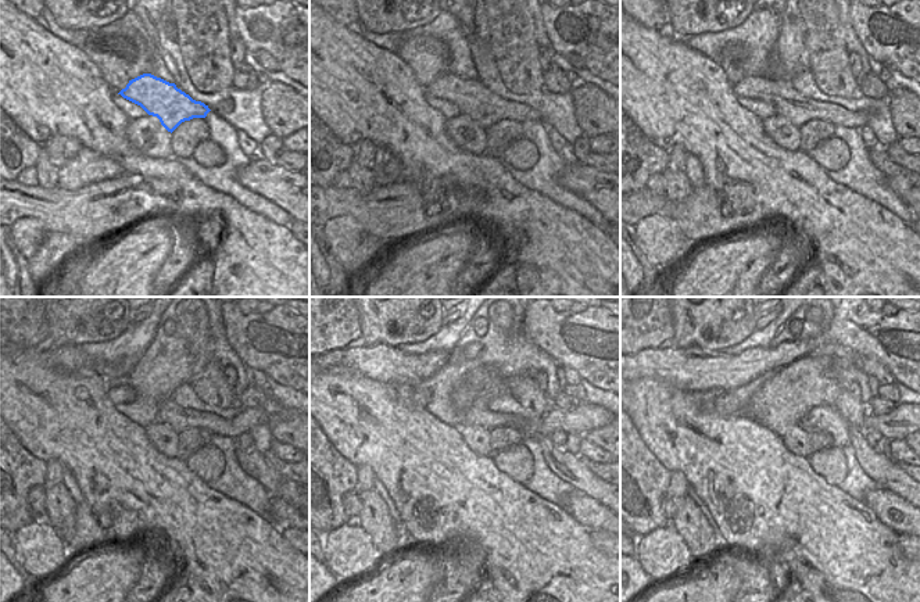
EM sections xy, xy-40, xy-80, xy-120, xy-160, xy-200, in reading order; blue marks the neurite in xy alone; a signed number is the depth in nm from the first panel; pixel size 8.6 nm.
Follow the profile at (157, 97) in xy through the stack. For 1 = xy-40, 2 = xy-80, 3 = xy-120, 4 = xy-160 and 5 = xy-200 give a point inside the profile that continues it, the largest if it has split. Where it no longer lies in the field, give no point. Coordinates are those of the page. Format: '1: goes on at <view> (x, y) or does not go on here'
1: goes on at xy-40 (471, 96)
2: goes on at xy-80 (780, 93)
3: goes on at xy-120 (171, 414)
4: goes on at xy-160 (587, 416)
5: goes on at xy-200 (902, 420)

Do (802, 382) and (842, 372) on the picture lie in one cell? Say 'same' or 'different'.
different

